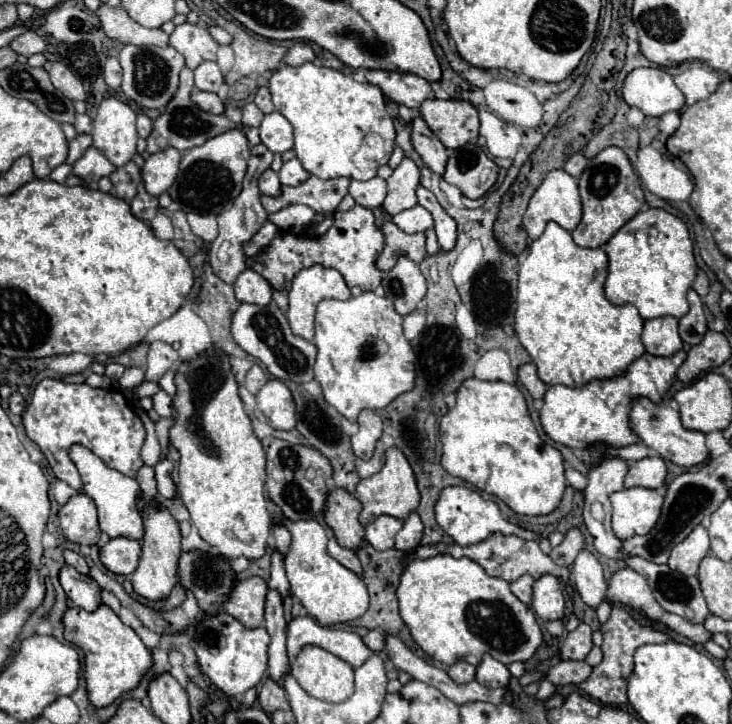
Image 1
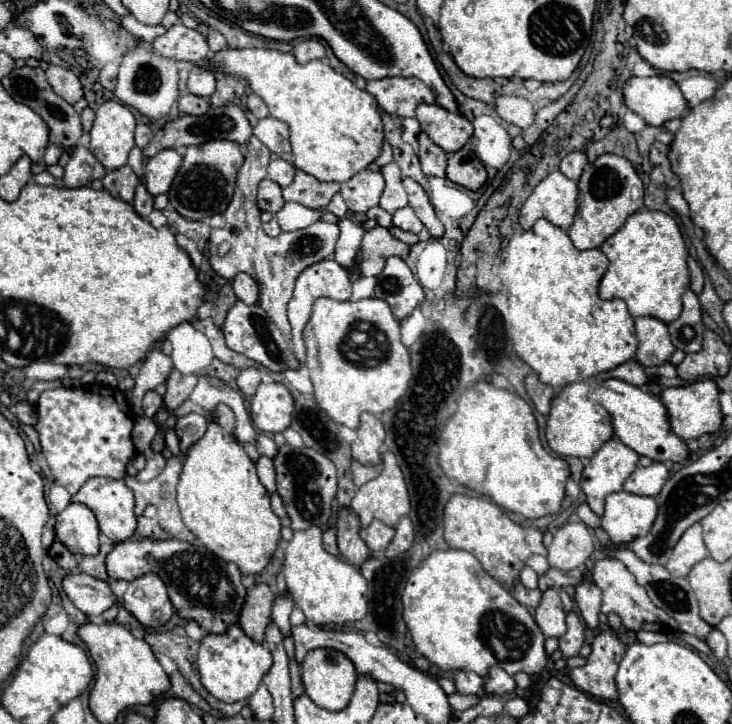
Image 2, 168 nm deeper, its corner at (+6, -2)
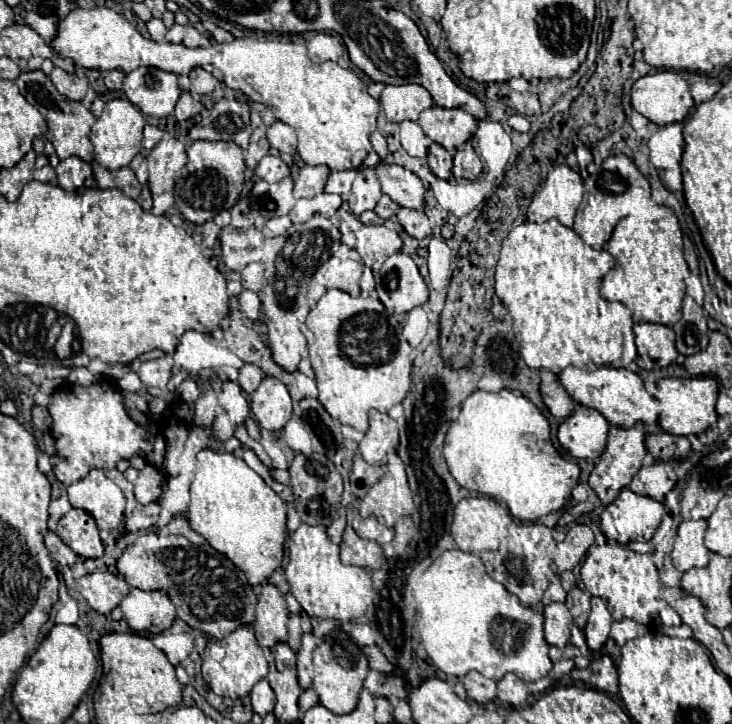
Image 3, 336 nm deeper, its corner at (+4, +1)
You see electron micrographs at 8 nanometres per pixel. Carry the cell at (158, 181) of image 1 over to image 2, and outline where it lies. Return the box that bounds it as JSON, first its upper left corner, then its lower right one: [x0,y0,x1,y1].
[143,148,181,196]

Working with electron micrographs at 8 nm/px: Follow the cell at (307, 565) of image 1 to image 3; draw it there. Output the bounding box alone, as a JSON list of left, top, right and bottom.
[285,525,375,621]

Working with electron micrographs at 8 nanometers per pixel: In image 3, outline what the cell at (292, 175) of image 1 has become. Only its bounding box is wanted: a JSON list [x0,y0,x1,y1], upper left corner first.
[255,155,289,183]

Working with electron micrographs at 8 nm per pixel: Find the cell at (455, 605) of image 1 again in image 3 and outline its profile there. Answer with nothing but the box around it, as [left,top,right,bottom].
[415,551,553,683]

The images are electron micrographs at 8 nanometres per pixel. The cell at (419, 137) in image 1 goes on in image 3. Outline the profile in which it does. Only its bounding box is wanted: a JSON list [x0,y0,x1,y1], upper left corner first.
[427,145,453,179]

